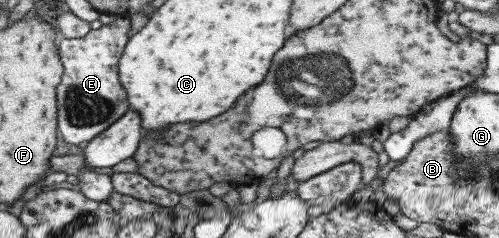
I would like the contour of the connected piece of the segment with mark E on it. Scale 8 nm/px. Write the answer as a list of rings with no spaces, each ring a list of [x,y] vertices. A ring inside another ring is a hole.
[[[116,16],[111,25],[89,29],[82,37],[64,38],[58,43],[57,51],[63,72],[56,87],[56,131],[66,143],[78,145],[82,141],[90,141],[129,109],[117,73],[117,61],[128,41],[129,29],[130,19]]]

